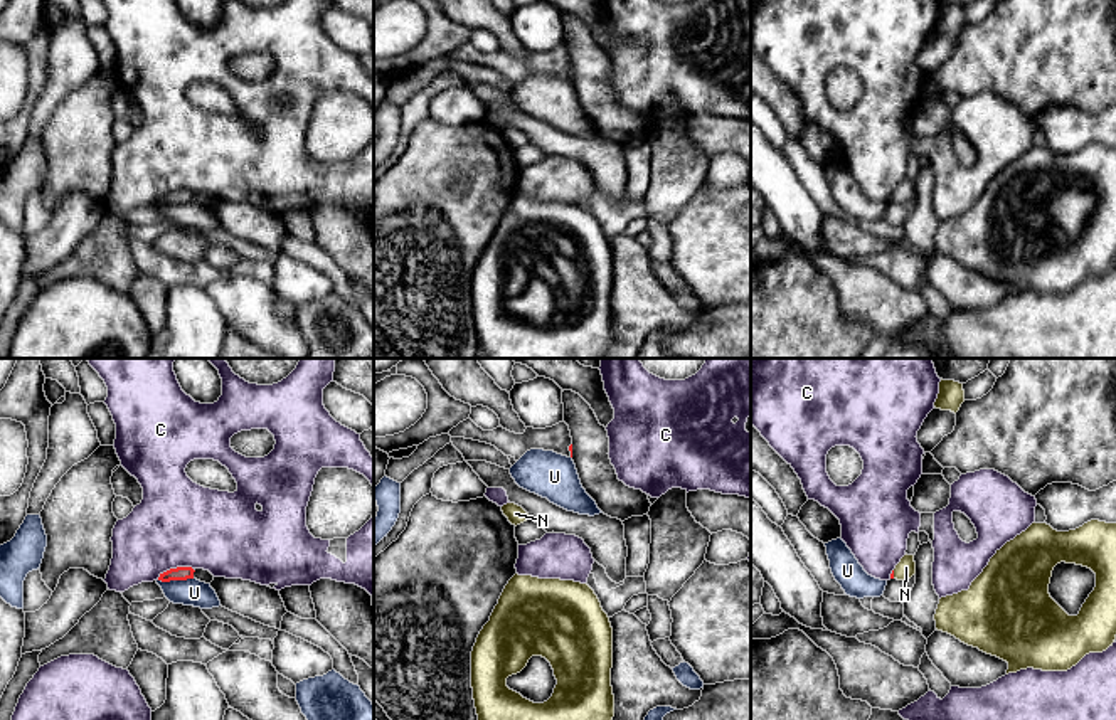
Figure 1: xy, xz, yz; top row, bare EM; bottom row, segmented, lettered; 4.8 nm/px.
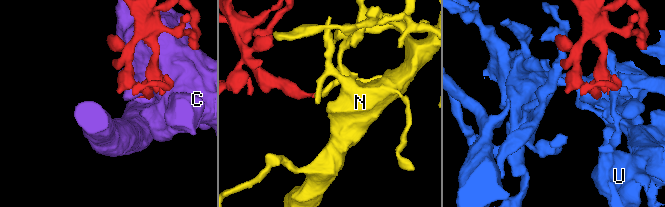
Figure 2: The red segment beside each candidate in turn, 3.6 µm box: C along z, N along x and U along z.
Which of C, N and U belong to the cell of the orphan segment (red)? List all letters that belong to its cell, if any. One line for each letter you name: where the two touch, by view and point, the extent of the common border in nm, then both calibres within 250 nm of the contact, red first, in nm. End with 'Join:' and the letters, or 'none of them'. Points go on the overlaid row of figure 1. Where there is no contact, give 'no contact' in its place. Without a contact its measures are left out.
N: yz (892, 574) | 40 nm | 20/90 nm
Join: N

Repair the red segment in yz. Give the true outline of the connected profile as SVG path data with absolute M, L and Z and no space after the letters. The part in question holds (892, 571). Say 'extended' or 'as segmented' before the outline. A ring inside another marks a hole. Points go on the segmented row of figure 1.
extended; M904 555L890 574L890 579L906 580L916 574L914 555Z

